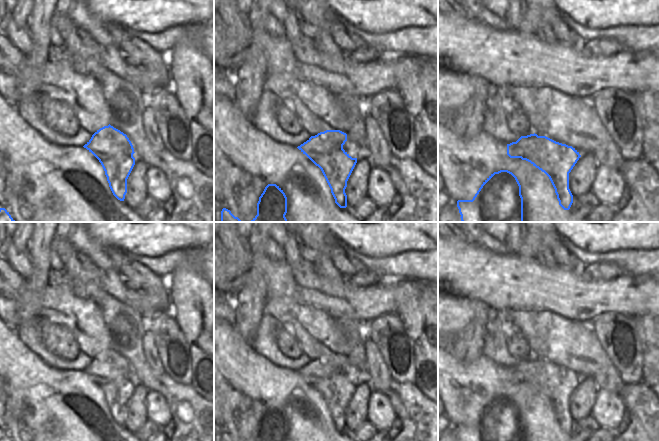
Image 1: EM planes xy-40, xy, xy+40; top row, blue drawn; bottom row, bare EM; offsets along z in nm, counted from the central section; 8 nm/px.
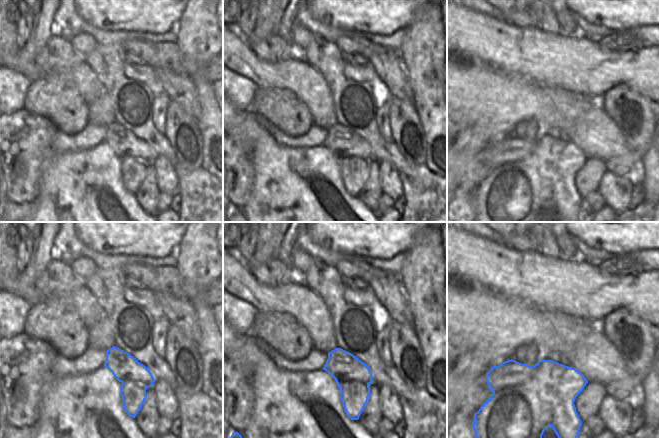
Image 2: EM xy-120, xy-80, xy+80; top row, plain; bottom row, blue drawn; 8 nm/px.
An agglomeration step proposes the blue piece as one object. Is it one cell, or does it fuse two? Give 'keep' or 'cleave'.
cleave

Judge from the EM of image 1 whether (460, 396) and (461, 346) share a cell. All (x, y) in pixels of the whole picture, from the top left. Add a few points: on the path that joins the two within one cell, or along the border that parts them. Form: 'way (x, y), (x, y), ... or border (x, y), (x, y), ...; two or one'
border (474, 360), (468, 363); two

